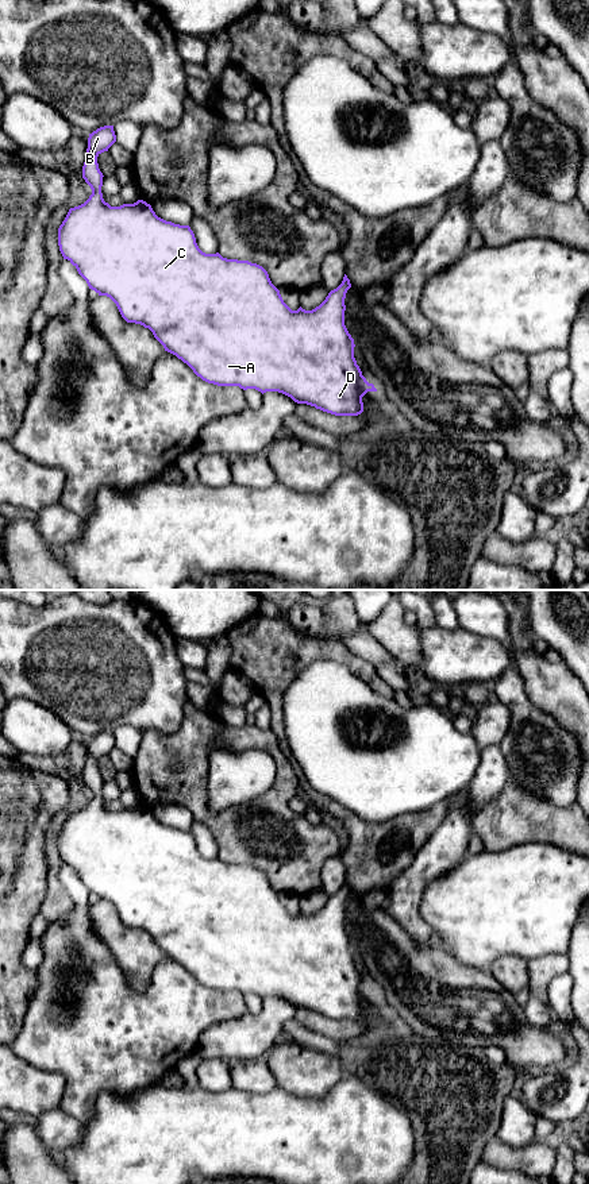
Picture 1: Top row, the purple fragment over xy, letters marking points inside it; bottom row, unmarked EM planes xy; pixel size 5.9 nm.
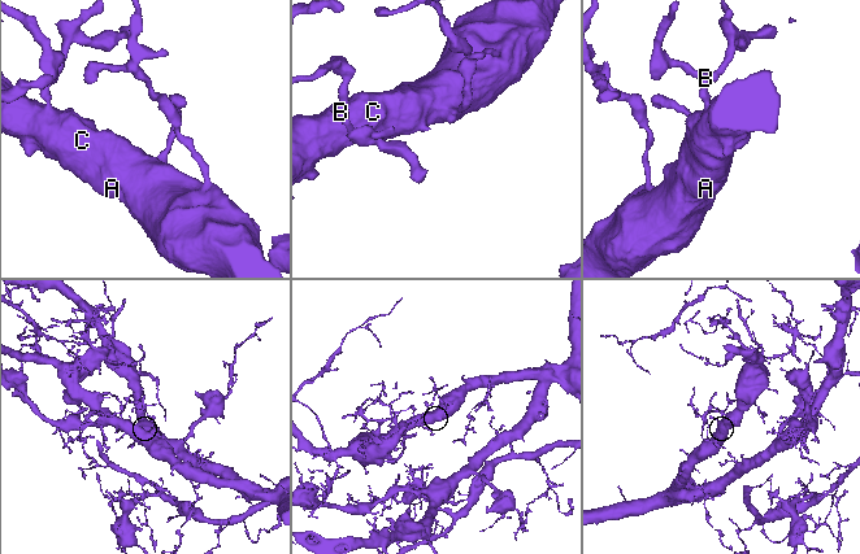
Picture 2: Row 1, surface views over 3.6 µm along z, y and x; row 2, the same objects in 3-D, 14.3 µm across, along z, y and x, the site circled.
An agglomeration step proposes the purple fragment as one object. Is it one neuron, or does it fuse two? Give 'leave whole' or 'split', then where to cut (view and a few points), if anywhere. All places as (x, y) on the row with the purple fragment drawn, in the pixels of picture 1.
leave whole; no cut

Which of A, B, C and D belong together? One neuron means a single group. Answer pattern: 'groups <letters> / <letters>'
groups A B C D

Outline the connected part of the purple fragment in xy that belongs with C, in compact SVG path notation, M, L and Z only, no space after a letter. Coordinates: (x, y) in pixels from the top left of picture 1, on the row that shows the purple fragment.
M113 126L100 127L89 134L82 178L91 186L92 194L84 204L70 208L58 228L58 246L63 259L77 269L89 289L109 297L127 323L149 328L165 351L176 355L208 383L255 389L262 394L278 392L297 404L307 404L335 416L361 414L362 397L377 389L362 375L354 358L354 339L344 325L344 298L351 288L347 275L344 274L342 284L315 309L305 311L300 306L292 311L262 266L227 259L219 252L203 252L189 225L158 217L143 200L111 207L103 198L104 176L99 169L97 157L108 151L115 142Z

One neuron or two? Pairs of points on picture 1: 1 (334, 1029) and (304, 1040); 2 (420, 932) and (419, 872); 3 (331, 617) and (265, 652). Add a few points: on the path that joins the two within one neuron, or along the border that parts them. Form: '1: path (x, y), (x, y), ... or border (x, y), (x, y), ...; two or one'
1: border (296, 1015), (303, 1025), (333, 1038), (338, 1044); two
2: path (411, 917), (411, 887); one
3: border (287, 617), (297, 631), (312, 636), (334, 639); two

